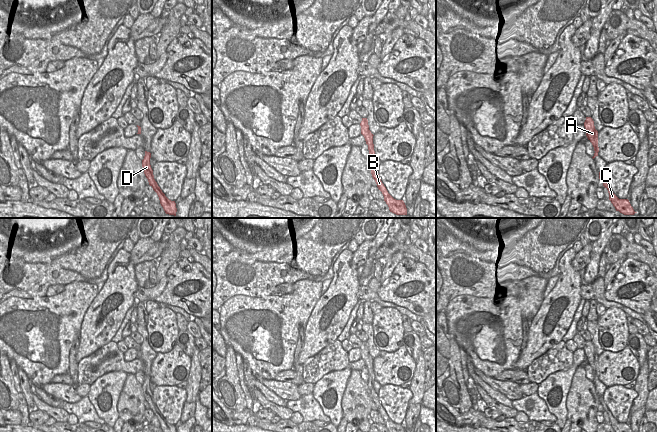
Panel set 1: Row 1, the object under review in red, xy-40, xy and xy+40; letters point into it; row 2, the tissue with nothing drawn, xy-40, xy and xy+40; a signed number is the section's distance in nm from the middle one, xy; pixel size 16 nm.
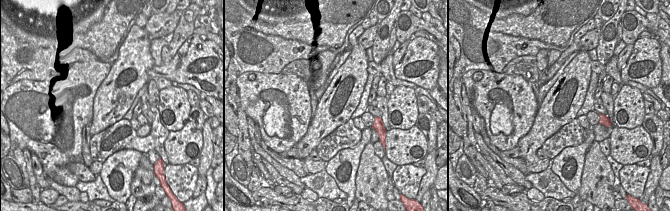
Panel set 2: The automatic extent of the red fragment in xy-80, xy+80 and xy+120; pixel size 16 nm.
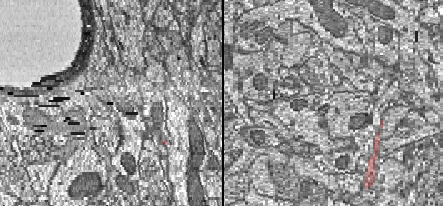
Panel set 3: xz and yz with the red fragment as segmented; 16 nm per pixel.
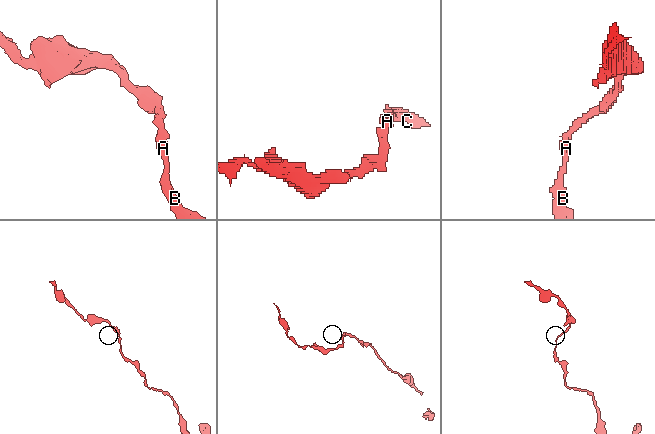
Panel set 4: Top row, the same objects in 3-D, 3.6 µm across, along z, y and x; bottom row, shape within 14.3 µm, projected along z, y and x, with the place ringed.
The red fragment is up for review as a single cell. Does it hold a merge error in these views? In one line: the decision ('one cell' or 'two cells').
one cell

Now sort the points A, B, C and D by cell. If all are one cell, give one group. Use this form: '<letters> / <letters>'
A B C D

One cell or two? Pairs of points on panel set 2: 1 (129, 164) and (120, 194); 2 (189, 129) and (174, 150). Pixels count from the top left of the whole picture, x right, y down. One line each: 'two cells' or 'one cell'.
1: one cell
2: one cell

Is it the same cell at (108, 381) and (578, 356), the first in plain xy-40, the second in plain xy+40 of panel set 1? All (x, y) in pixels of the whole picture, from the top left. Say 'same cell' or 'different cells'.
same cell

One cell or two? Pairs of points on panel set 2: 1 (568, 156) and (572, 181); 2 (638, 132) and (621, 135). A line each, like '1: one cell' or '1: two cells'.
1: one cell
2: one cell

